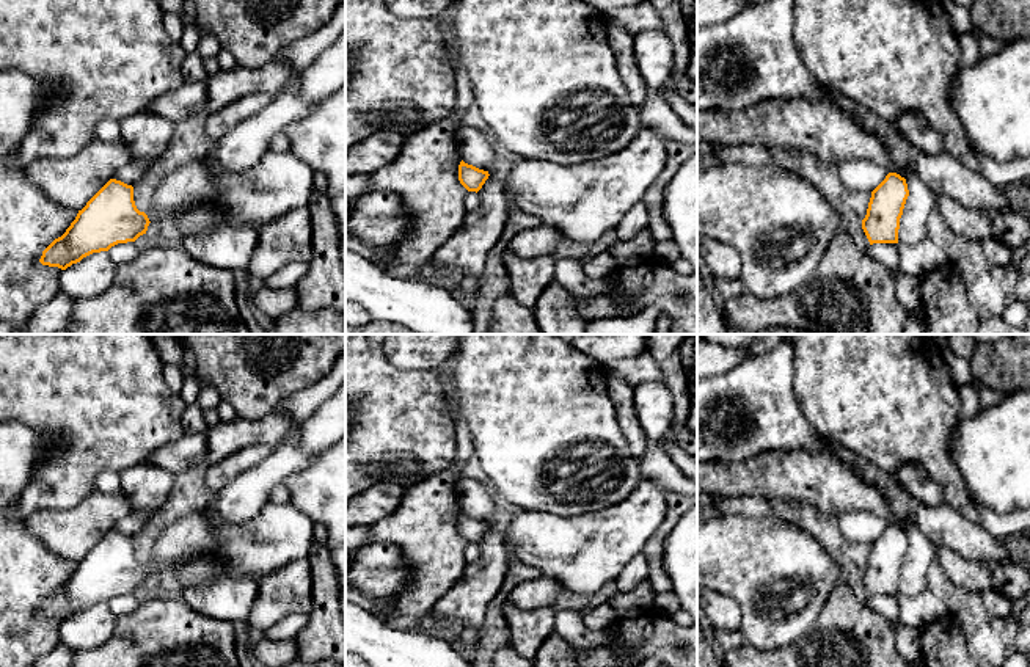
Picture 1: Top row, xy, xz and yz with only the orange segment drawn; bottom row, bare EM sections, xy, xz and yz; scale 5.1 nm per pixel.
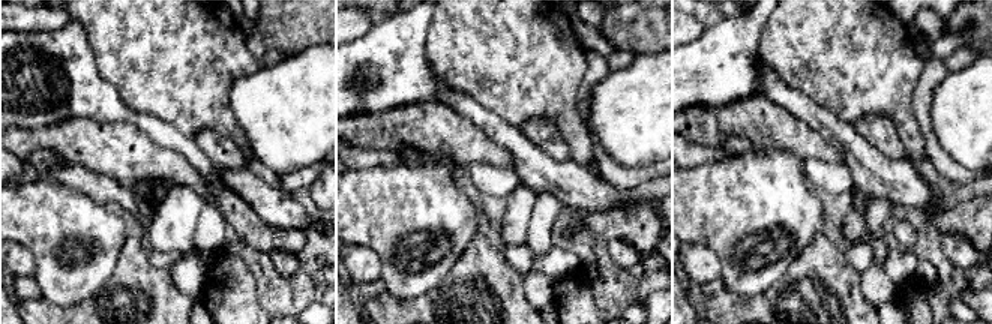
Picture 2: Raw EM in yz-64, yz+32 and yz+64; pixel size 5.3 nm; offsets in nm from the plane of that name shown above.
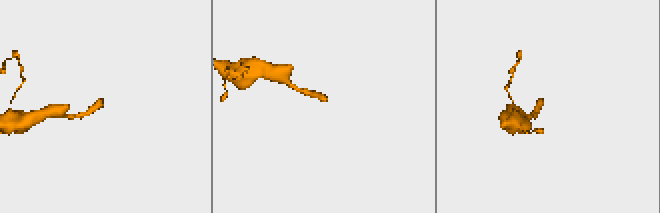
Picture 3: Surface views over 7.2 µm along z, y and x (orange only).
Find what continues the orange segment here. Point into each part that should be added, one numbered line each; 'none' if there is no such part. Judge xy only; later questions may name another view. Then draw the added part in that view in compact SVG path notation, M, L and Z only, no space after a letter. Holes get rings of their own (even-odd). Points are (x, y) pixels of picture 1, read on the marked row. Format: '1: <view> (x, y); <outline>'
1: xy (280, 182); M268 151L247 171L214 171L203 157L170 173L154 187L151 223L170 221L188 204L206 201L231 221L261 228L309 202L314 171L292 152Z

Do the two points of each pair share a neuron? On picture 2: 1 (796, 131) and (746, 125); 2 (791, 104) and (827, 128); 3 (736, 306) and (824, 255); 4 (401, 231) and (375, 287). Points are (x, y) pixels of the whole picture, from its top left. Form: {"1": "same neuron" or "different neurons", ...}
{"1": "same neuron", "2": "same neuron", "3": "same neuron", "4": "different neurons"}

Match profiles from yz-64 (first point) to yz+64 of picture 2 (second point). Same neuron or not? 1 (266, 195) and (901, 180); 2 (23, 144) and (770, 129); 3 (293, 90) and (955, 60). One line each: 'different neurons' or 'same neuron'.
1: same neuron
2: same neuron
3: different neurons

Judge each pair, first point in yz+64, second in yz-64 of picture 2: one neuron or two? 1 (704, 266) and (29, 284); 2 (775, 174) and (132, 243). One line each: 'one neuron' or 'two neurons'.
1: two neurons
2: two neurons

